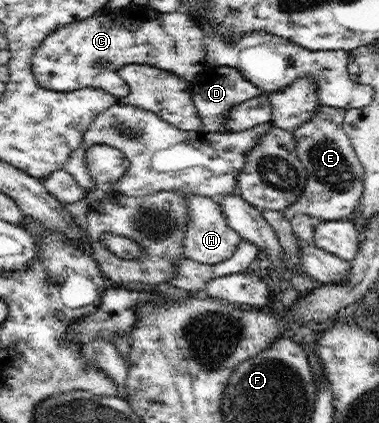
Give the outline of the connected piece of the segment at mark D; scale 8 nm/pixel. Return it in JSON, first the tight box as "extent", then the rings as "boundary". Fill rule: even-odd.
{"extent":[192,66,263,132],"boundary":[[[210,66],[199,75],[192,85],[193,103],[197,108],[199,117],[201,117],[201,129],[203,131],[225,132],[225,123],[227,115],[233,107],[255,99],[263,93],[253,83],[244,79],[239,73],[239,69],[229,66]]]}

